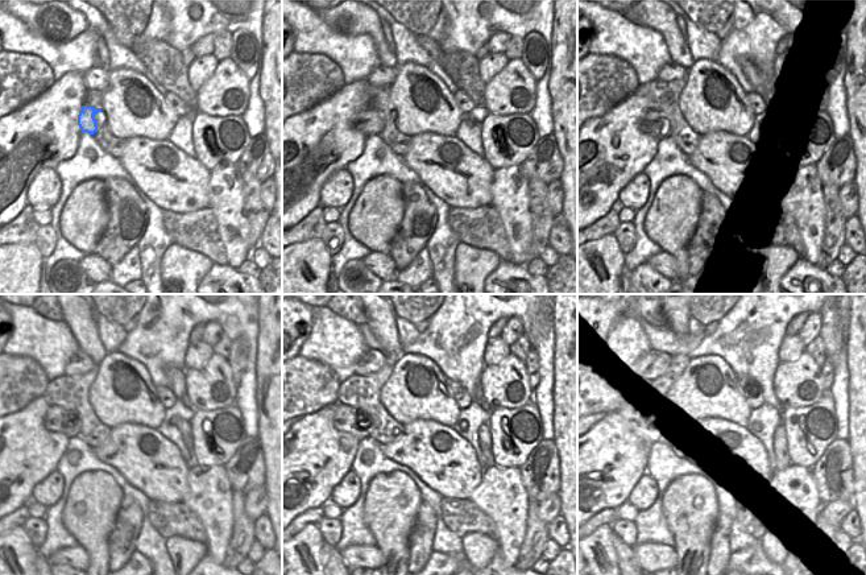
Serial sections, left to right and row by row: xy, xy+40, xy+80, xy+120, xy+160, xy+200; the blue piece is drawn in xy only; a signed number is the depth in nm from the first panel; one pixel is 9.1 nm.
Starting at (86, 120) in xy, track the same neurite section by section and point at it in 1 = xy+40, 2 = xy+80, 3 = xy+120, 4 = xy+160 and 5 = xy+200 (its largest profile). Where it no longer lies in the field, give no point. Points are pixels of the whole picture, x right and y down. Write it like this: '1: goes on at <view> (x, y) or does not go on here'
1: goes on at xy+40 (369, 123)
2: goes on at xy+80 (653, 123)
3: goes on at xy+120 (57, 420)
4: goes on at xy+160 (344, 417)
5: goes on at xy+200 (635, 416)

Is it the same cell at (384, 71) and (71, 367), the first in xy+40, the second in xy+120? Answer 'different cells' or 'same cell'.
same cell

